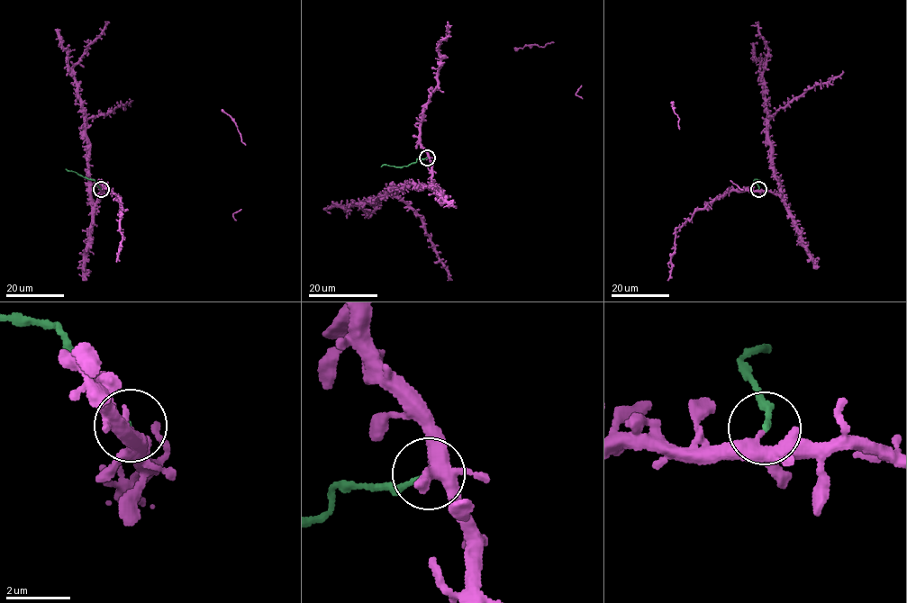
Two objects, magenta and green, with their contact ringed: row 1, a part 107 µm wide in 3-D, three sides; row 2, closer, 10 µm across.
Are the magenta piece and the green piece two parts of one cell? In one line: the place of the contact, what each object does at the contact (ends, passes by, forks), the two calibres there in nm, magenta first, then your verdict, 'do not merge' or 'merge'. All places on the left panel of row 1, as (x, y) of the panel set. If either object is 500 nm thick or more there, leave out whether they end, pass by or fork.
place (101, 189); magenta forks; green ends; calibres 240 and 160 nm; do not merge

